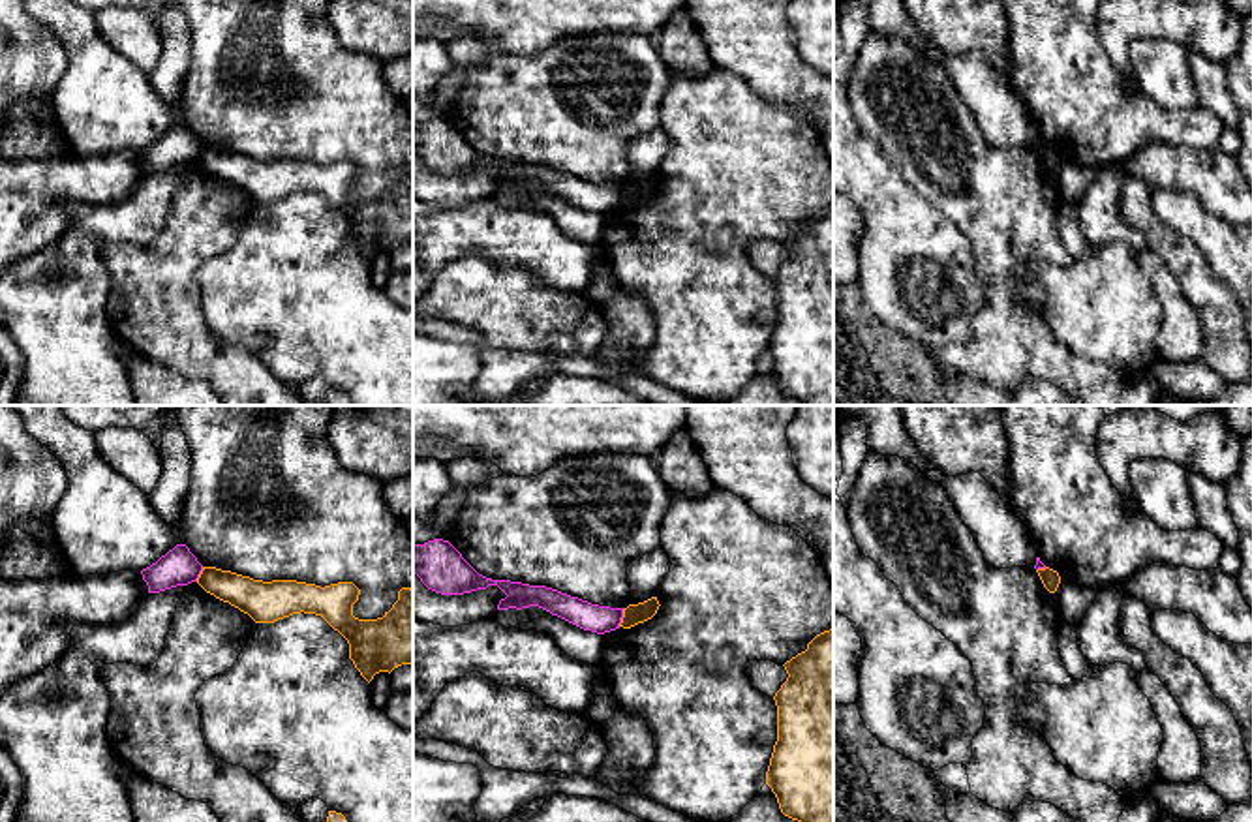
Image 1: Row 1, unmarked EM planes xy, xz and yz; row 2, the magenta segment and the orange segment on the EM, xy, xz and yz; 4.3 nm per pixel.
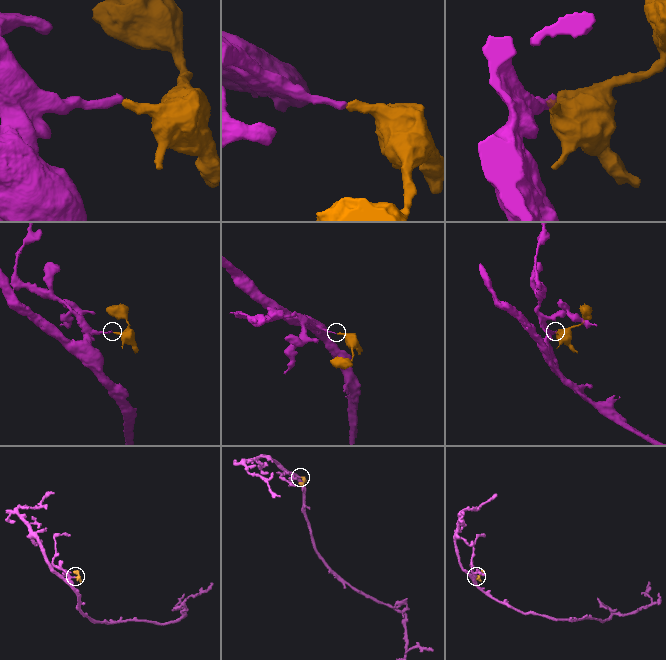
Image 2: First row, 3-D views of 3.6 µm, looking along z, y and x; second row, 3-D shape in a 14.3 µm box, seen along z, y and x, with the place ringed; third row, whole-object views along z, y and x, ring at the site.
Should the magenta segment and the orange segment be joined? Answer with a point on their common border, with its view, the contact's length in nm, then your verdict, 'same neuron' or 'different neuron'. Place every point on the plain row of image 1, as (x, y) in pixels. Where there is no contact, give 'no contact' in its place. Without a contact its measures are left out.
meets magenta in xz at (622, 196); contact 80 nm long; different neuron

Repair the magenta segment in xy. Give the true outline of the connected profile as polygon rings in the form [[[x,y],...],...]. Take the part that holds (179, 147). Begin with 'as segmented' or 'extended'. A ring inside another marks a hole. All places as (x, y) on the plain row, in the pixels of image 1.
as segmented; [[[176,124],[156,143],[143,148],[141,154],[148,165],[148,173],[160,173],[176,165],[197,161],[201,150],[203,145],[190,128],[186,124]]]

